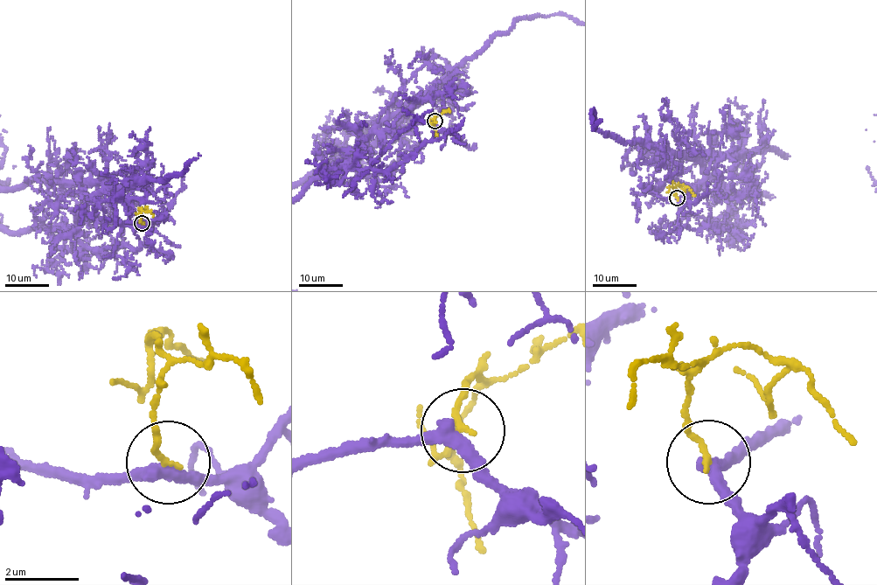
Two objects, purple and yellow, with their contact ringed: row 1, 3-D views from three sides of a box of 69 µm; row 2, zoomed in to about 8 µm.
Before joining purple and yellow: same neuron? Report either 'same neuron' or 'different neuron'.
same neuron

